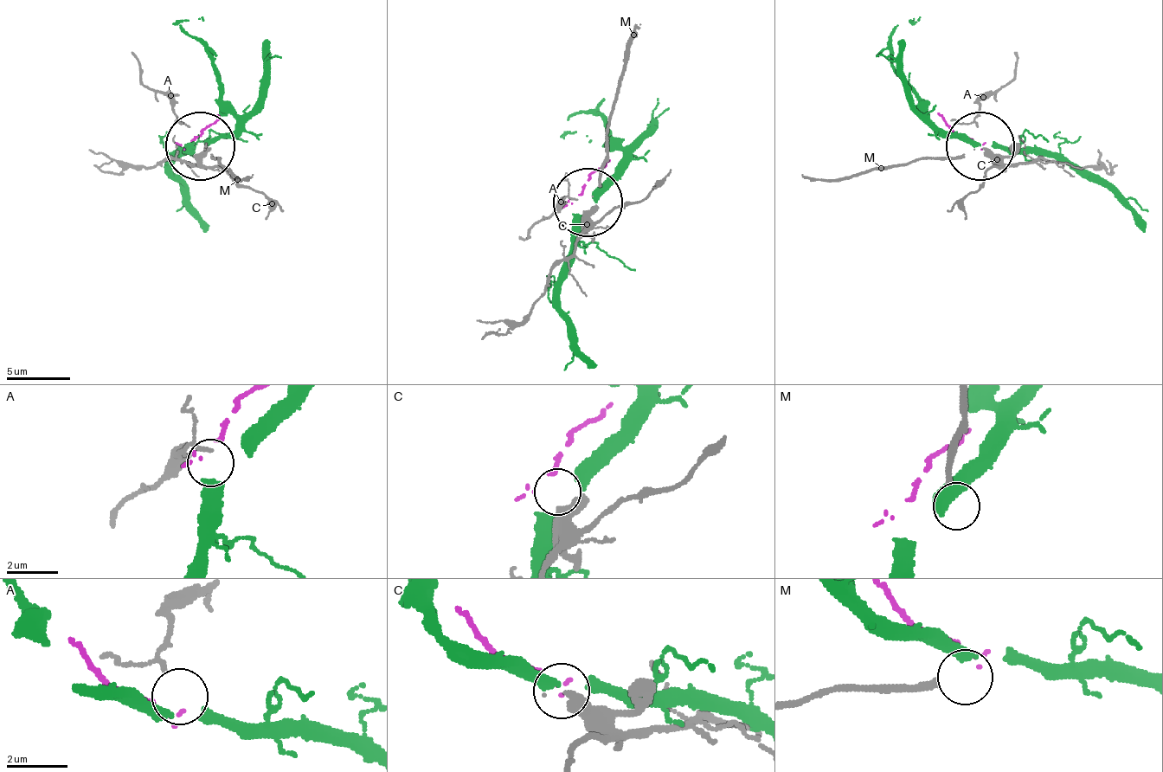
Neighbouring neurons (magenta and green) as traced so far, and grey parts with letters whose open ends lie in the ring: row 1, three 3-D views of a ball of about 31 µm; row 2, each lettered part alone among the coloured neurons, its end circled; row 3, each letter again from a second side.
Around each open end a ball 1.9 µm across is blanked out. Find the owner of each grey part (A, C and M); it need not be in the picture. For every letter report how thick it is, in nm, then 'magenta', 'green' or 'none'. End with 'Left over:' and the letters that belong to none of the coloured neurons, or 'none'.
A: 90 nm | green
C: 420 nm | magenta
M: 190 nm | none
Left over: M

